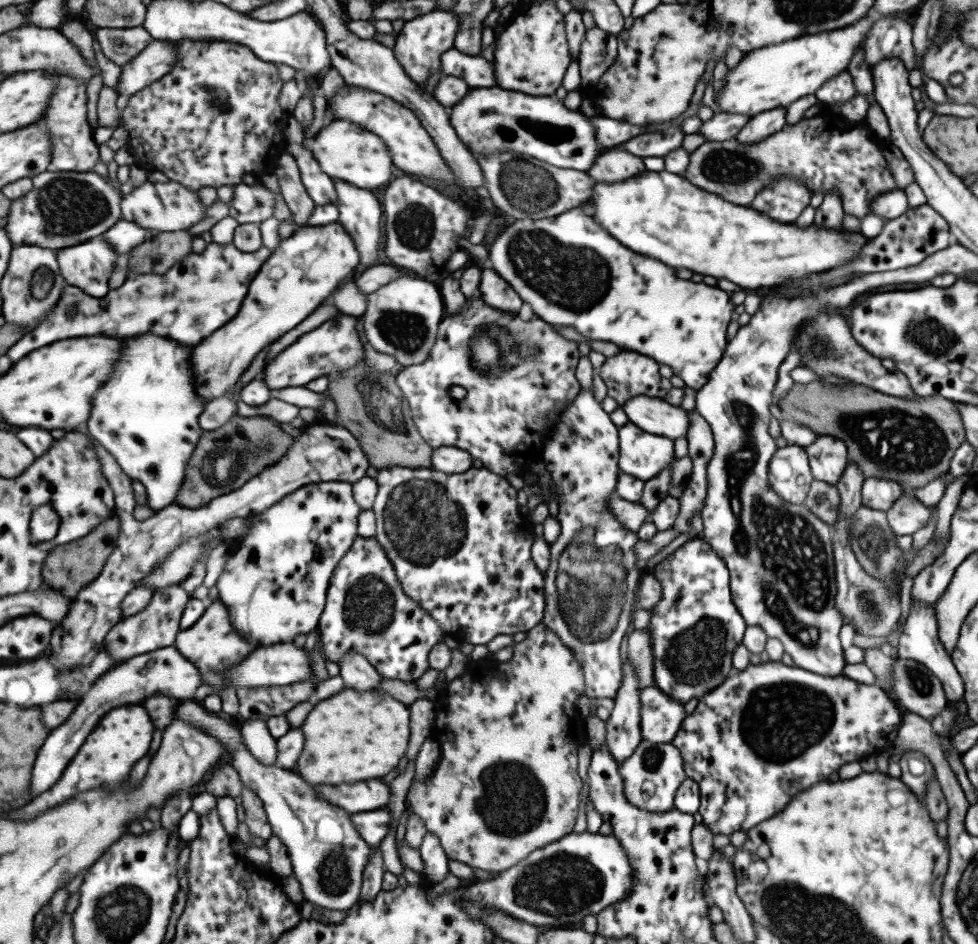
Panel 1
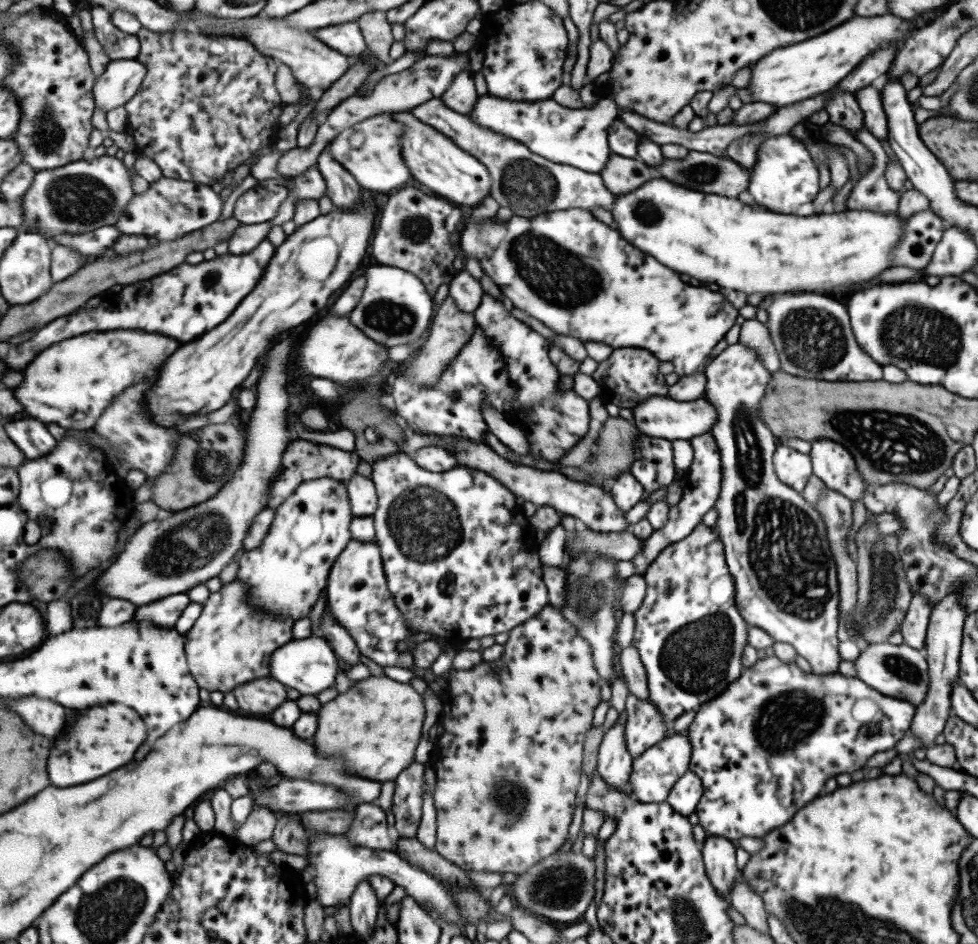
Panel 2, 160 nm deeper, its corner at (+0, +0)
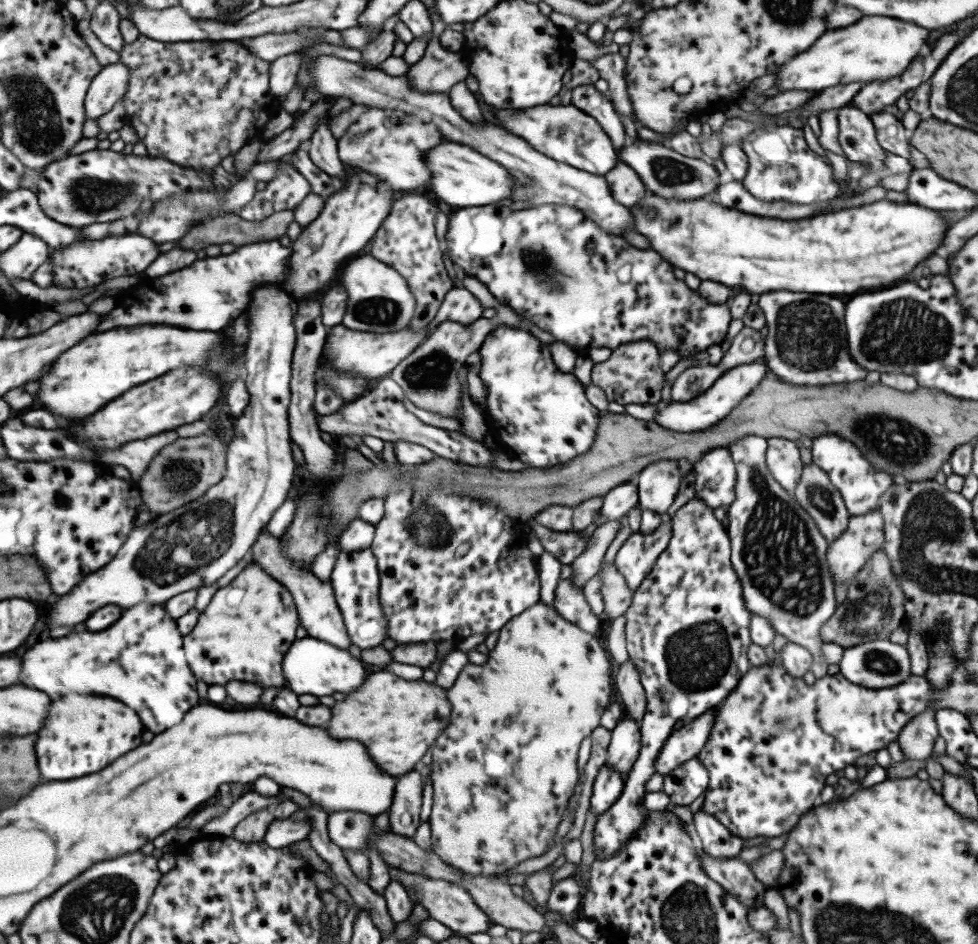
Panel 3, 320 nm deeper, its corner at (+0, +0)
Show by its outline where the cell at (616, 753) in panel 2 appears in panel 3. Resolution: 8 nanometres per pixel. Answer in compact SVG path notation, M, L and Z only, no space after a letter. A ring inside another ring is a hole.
M602 765L592 782L588 809L597 817L618 799L623 790L627 773L617 773L615 769Z

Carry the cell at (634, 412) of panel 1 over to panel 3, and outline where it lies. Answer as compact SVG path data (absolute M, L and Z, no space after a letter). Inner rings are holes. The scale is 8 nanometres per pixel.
M755 360L751 364L741 364L727 369L715 379L715 382L704 390L699 396L685 402L673 402L670 400L667 404L658 404L658 409L654 420L660 427L667 430L680 433L699 432L713 426L721 418L727 416L729 411L739 404L742 398L745 398L750 390L753 390L759 381L764 377L767 368L761 360Z

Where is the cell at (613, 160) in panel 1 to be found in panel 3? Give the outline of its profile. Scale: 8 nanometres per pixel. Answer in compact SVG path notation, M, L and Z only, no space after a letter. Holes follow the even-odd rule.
M616 161L615 166L606 172L603 178L615 202L622 204L627 209L633 207L647 193L642 180L635 174L635 171L621 162Z

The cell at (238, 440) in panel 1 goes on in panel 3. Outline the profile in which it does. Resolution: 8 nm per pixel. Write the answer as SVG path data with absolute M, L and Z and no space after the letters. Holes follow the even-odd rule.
M213 432L195 437L179 437L173 444L167 445L153 459L139 481L148 510L164 515L205 496L226 475L228 451L229 445Z

